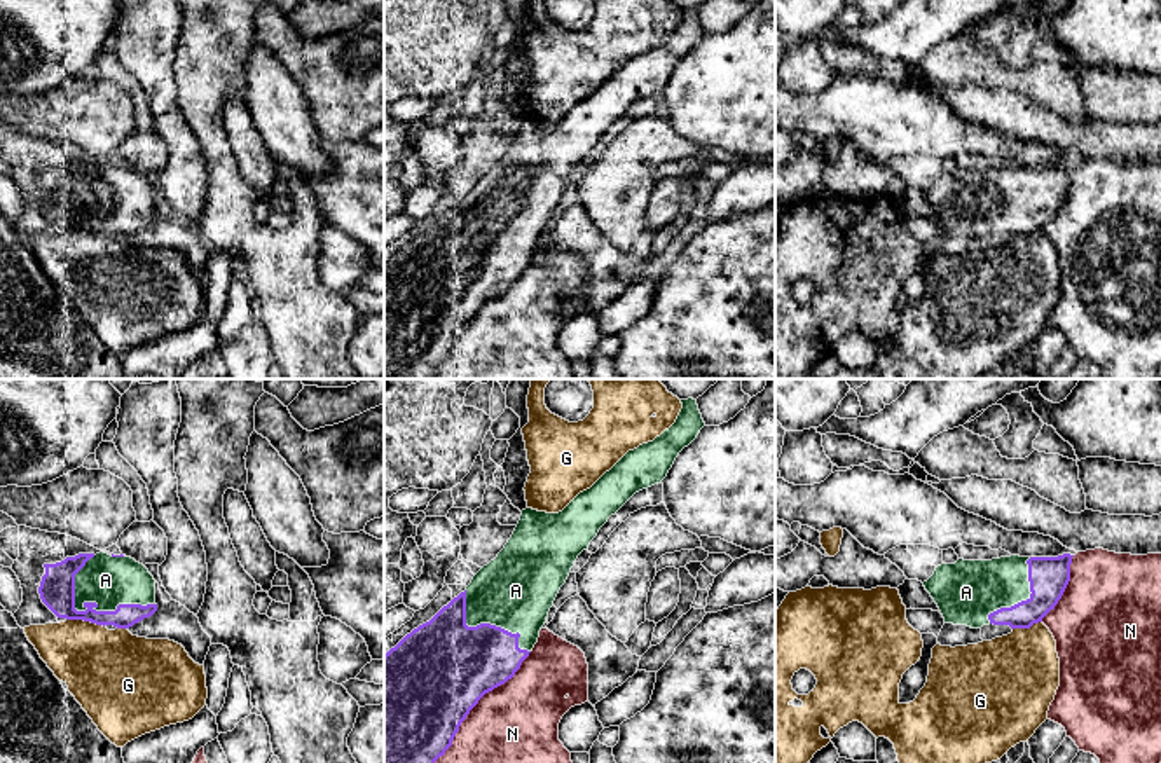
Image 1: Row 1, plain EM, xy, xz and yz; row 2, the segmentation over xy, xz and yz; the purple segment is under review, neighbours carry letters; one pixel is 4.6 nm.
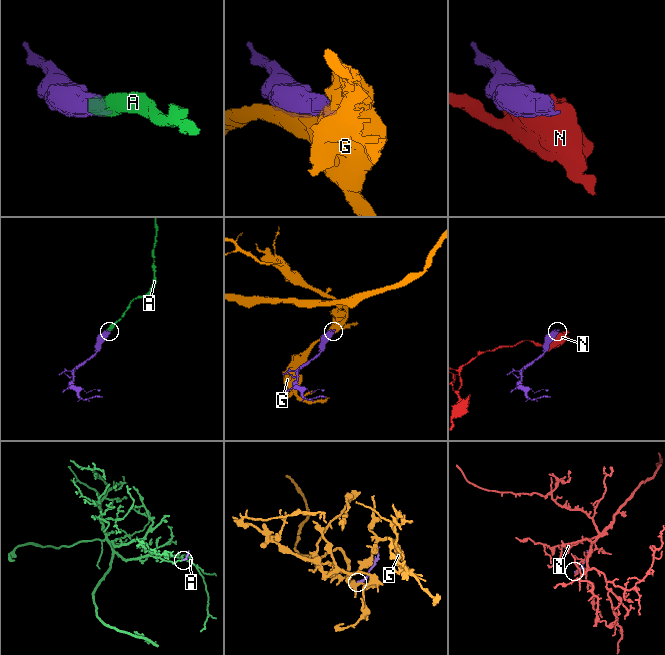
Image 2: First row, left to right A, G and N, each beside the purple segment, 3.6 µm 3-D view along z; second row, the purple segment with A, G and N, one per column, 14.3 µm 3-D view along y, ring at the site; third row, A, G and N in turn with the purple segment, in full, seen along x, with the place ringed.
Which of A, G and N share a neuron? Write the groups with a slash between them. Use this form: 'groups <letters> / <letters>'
groups A / G / N

